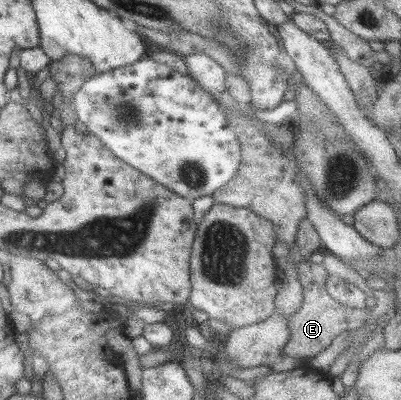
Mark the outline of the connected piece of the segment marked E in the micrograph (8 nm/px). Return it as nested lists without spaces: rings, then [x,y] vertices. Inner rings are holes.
[[[301,261],[297,265],[298,279],[303,287],[304,300],[300,309],[289,318],[290,339],[283,347],[283,353],[299,359],[312,358],[325,350],[337,335],[361,328],[366,319],[375,315],[375,310],[360,310],[346,307],[334,299],[325,288],[329,277],[324,264]]]

